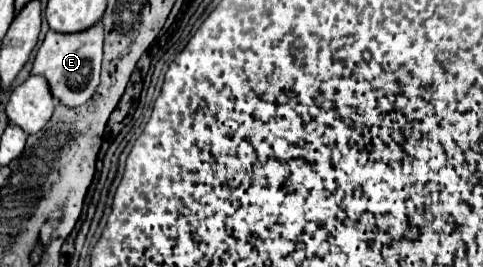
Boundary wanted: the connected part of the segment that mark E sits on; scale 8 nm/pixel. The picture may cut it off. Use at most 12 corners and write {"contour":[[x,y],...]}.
{"contour":[[102,23],[48,31],[30,75],[68,109],[98,89]]}

